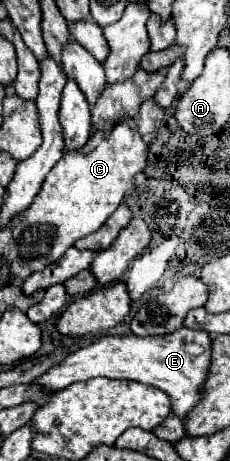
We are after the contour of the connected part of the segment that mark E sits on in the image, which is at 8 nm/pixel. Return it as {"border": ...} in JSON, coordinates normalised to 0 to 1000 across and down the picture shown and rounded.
{"border":[[[778,711],[770,720],[717,729],[648,729],[604,733],[587,725],[561,729],[439,729],[430,738],[309,764],[265,781],[265,790],[222,794],[187,816],[143,824],[135,833],[170,833],[187,846],[248,850],[326,829],[378,829],[396,820],[483,820],[483,824],[578,824],[691,842],[743,863],[752,898],[813,902],[813,894],[857,876],[865,846],[900,824],[917,772],[917,733],[900,720]]]}

